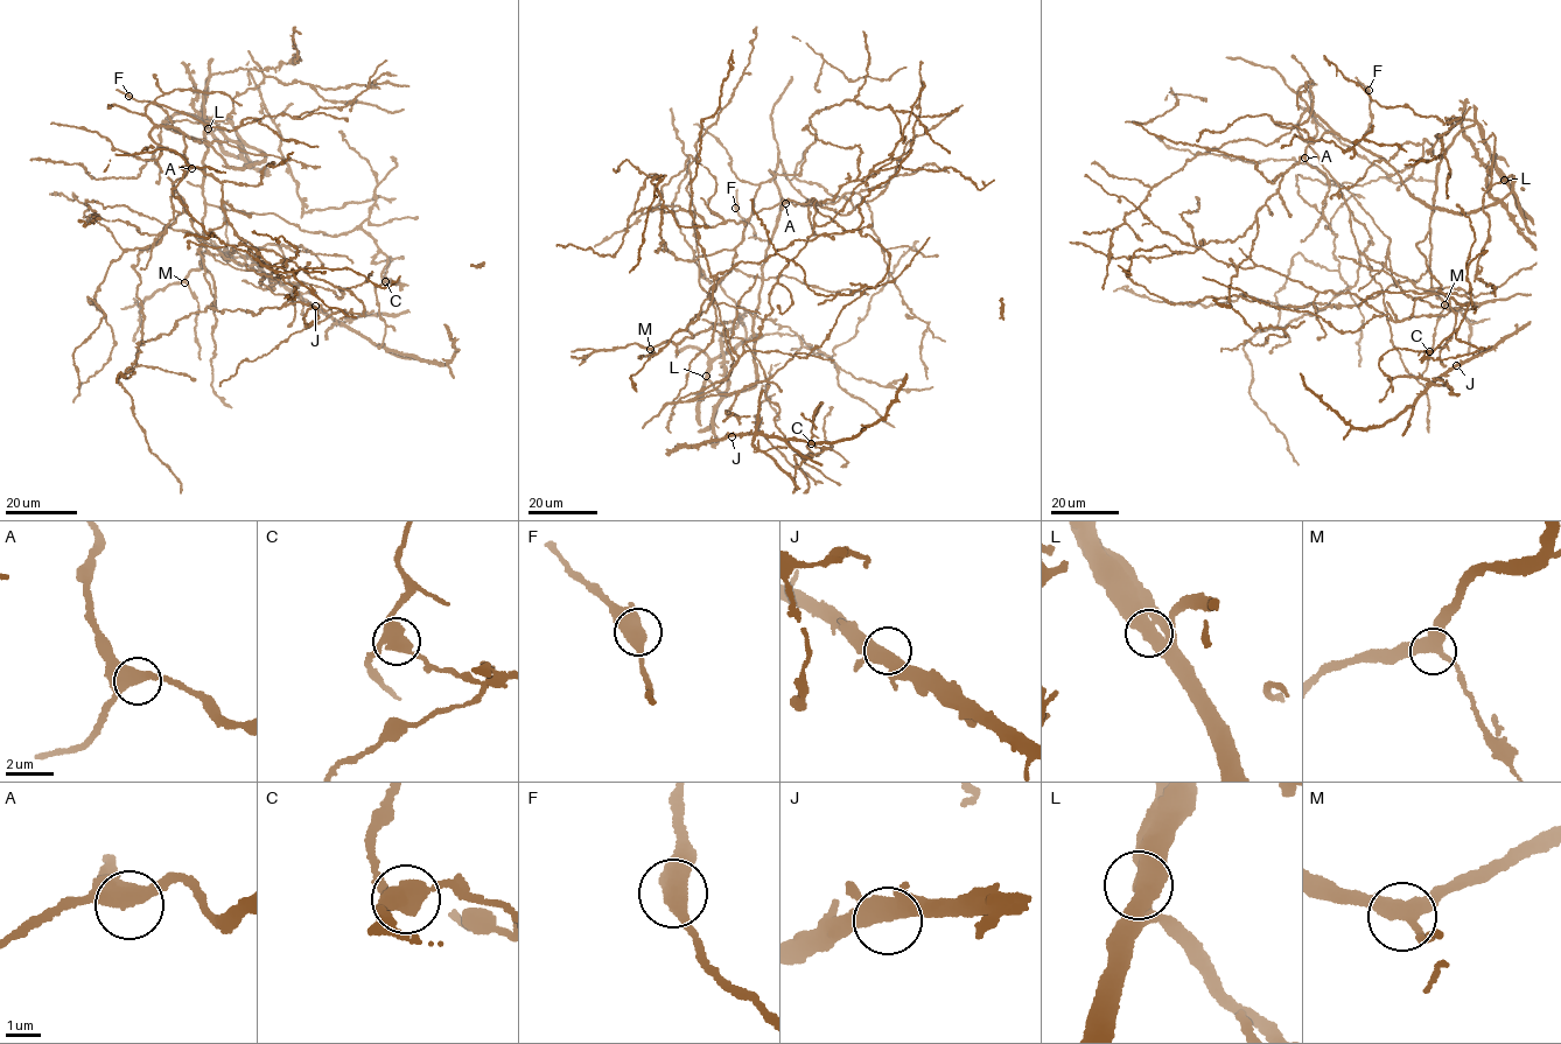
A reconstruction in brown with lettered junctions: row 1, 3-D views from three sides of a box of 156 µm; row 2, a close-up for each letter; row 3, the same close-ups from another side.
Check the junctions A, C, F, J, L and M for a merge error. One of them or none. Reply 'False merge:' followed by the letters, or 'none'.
False merge: C

